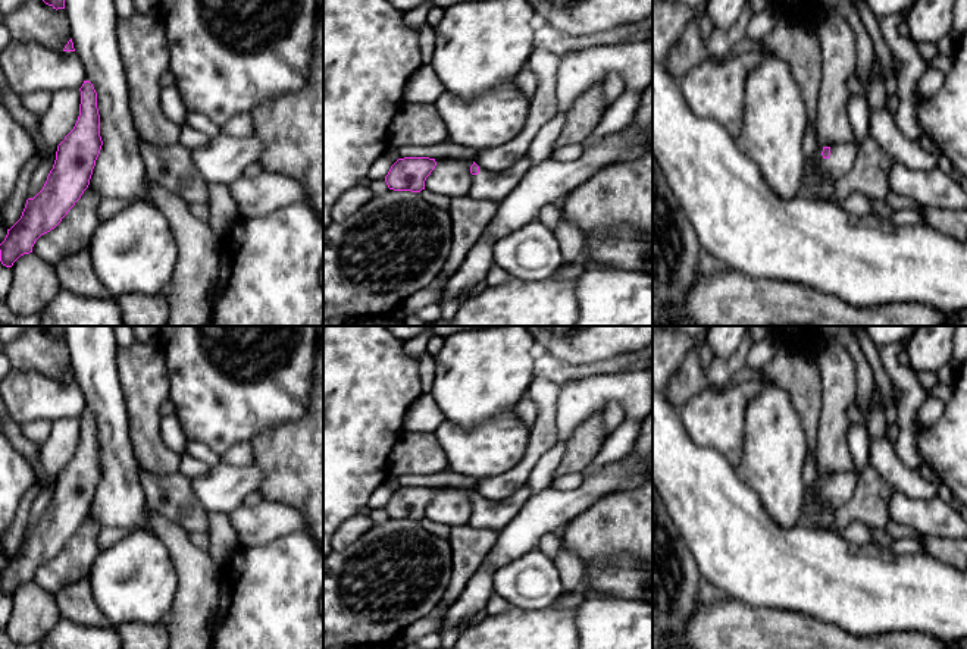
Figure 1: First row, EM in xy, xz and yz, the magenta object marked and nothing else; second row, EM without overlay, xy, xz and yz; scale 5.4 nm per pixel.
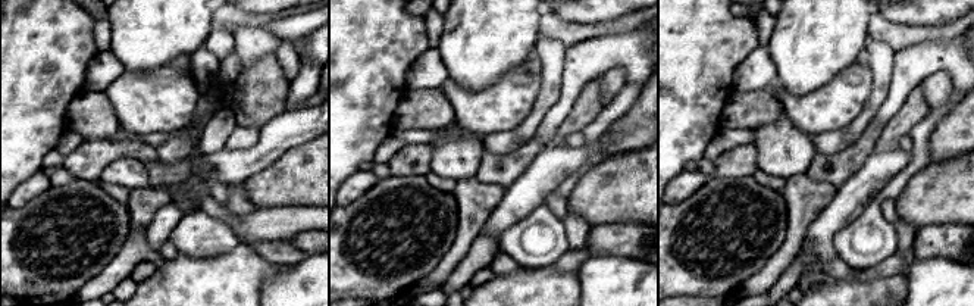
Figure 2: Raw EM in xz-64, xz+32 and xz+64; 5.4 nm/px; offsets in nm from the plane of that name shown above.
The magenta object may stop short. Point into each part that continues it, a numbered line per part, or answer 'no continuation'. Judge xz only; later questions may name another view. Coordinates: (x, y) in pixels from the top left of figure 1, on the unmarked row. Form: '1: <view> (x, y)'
1: xz (485, 514)

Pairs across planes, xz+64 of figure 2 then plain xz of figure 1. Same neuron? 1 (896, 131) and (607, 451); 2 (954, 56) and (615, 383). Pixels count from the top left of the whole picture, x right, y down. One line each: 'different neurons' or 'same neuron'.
1: different neurons
2: same neuron

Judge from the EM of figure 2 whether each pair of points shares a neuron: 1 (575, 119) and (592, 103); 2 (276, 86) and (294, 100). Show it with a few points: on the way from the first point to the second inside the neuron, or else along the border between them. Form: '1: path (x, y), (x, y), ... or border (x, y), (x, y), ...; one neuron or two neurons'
1: path (579, 116), (588, 108); one neuron
2: border (290, 81), (284, 109); two neurons

